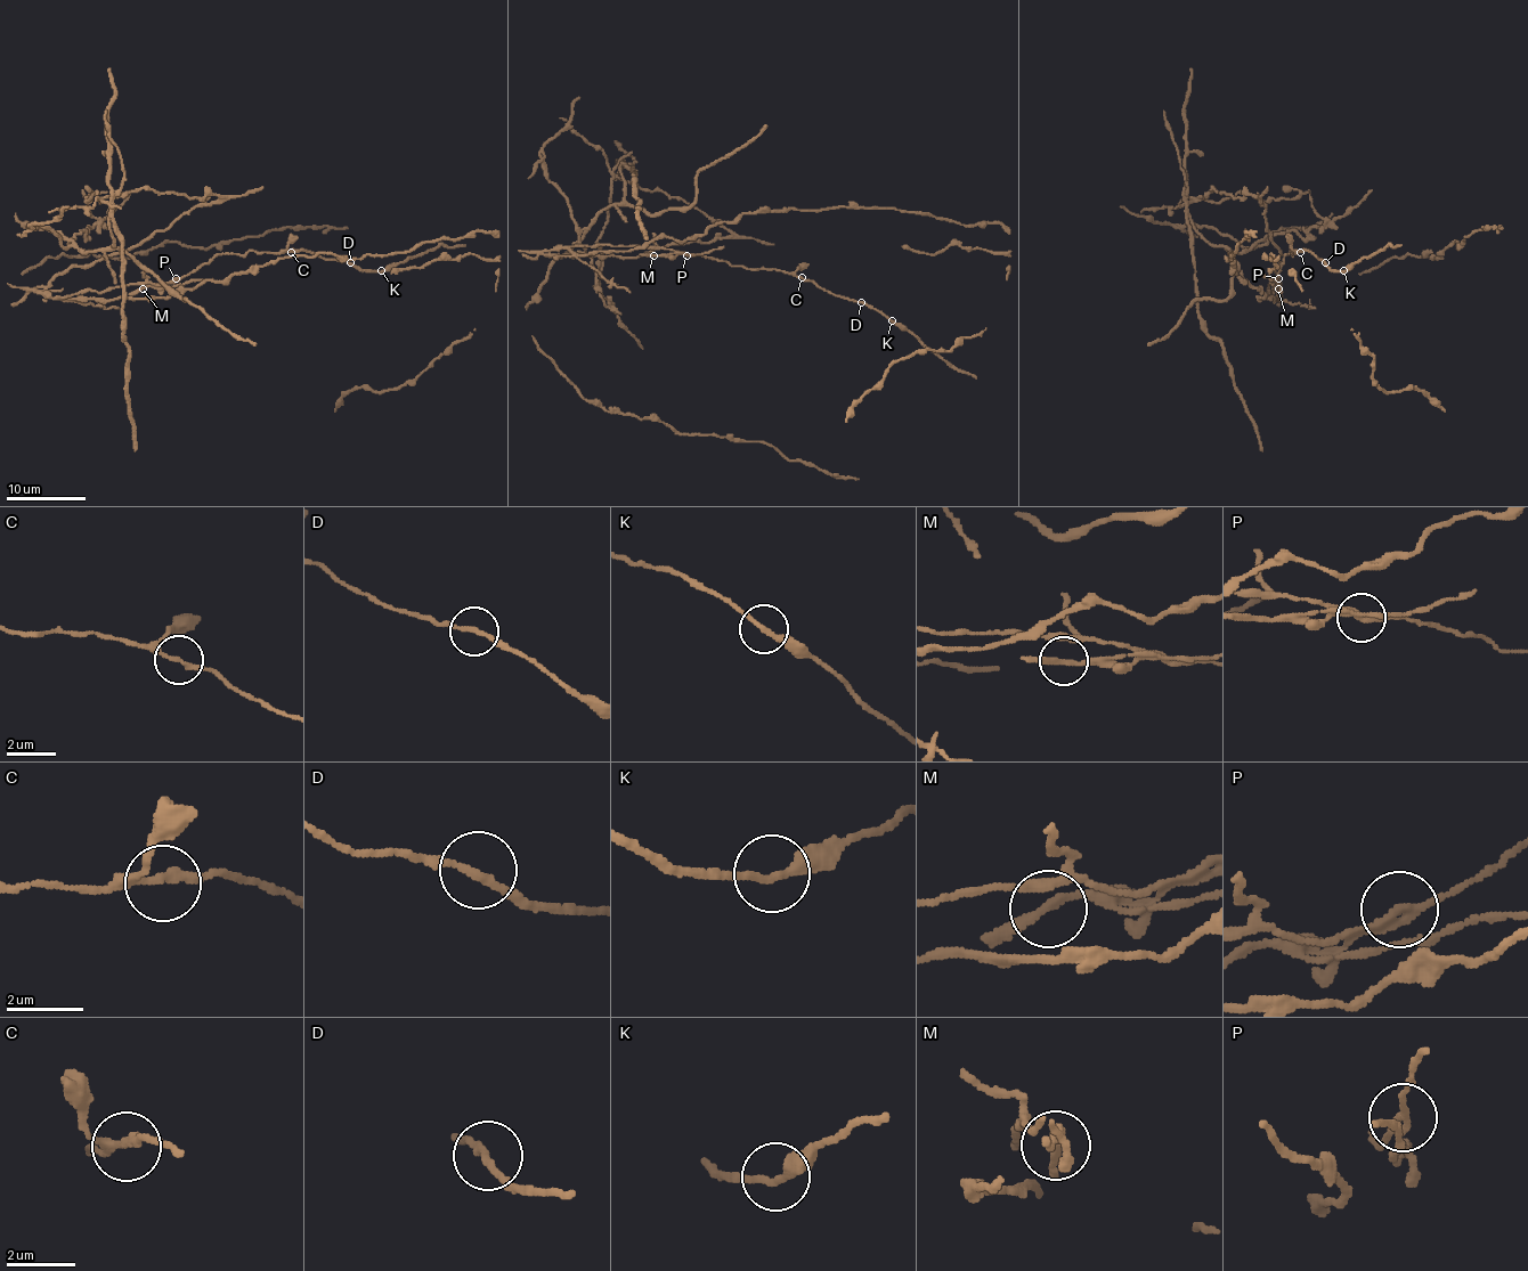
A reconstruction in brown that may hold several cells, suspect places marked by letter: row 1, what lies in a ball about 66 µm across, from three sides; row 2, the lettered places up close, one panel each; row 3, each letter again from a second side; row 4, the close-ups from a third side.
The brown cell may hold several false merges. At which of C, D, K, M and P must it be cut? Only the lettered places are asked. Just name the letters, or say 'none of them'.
M, P

